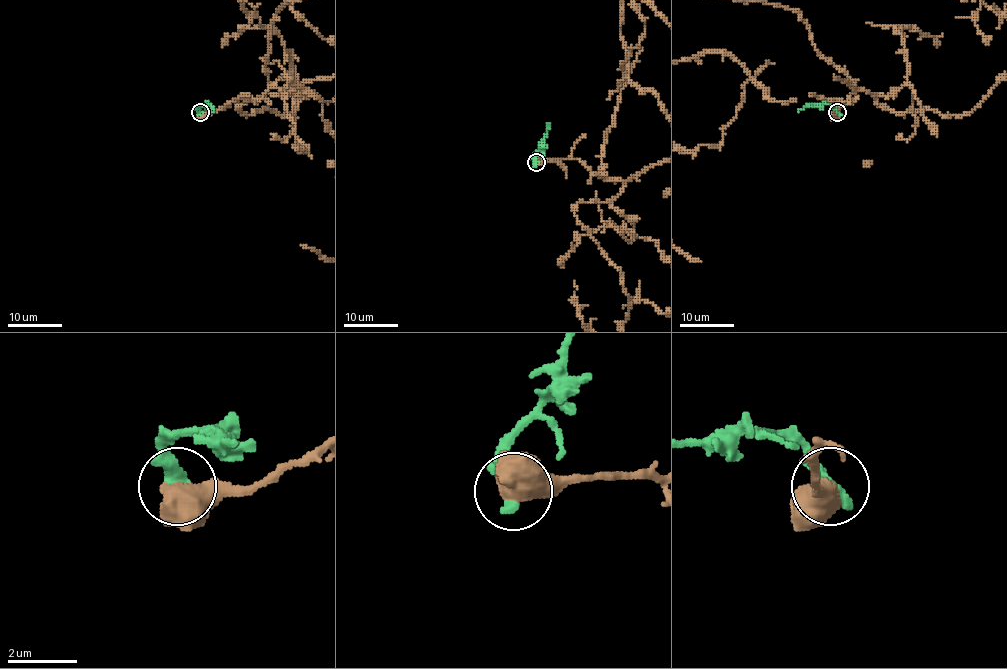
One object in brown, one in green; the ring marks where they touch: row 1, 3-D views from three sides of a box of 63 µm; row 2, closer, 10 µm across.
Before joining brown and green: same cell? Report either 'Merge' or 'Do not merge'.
Do not merge

